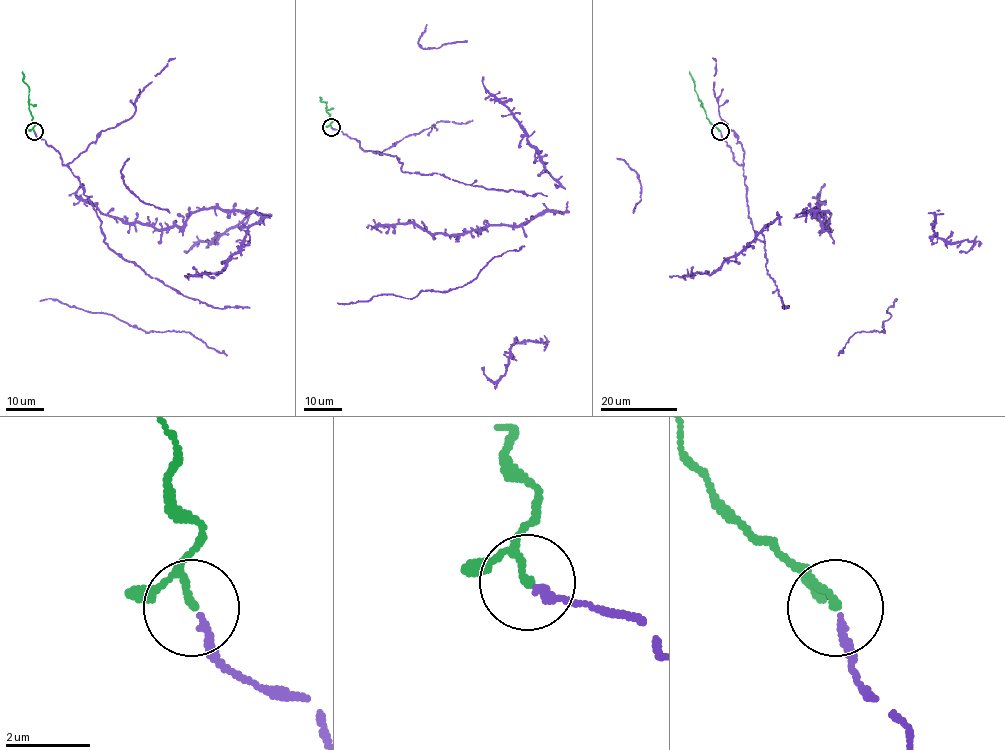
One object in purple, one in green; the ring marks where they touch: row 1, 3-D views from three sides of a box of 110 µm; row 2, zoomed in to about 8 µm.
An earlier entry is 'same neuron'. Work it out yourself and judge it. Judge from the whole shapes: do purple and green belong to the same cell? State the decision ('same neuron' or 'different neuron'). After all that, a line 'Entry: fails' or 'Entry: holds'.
same neuron
Entry: holds

